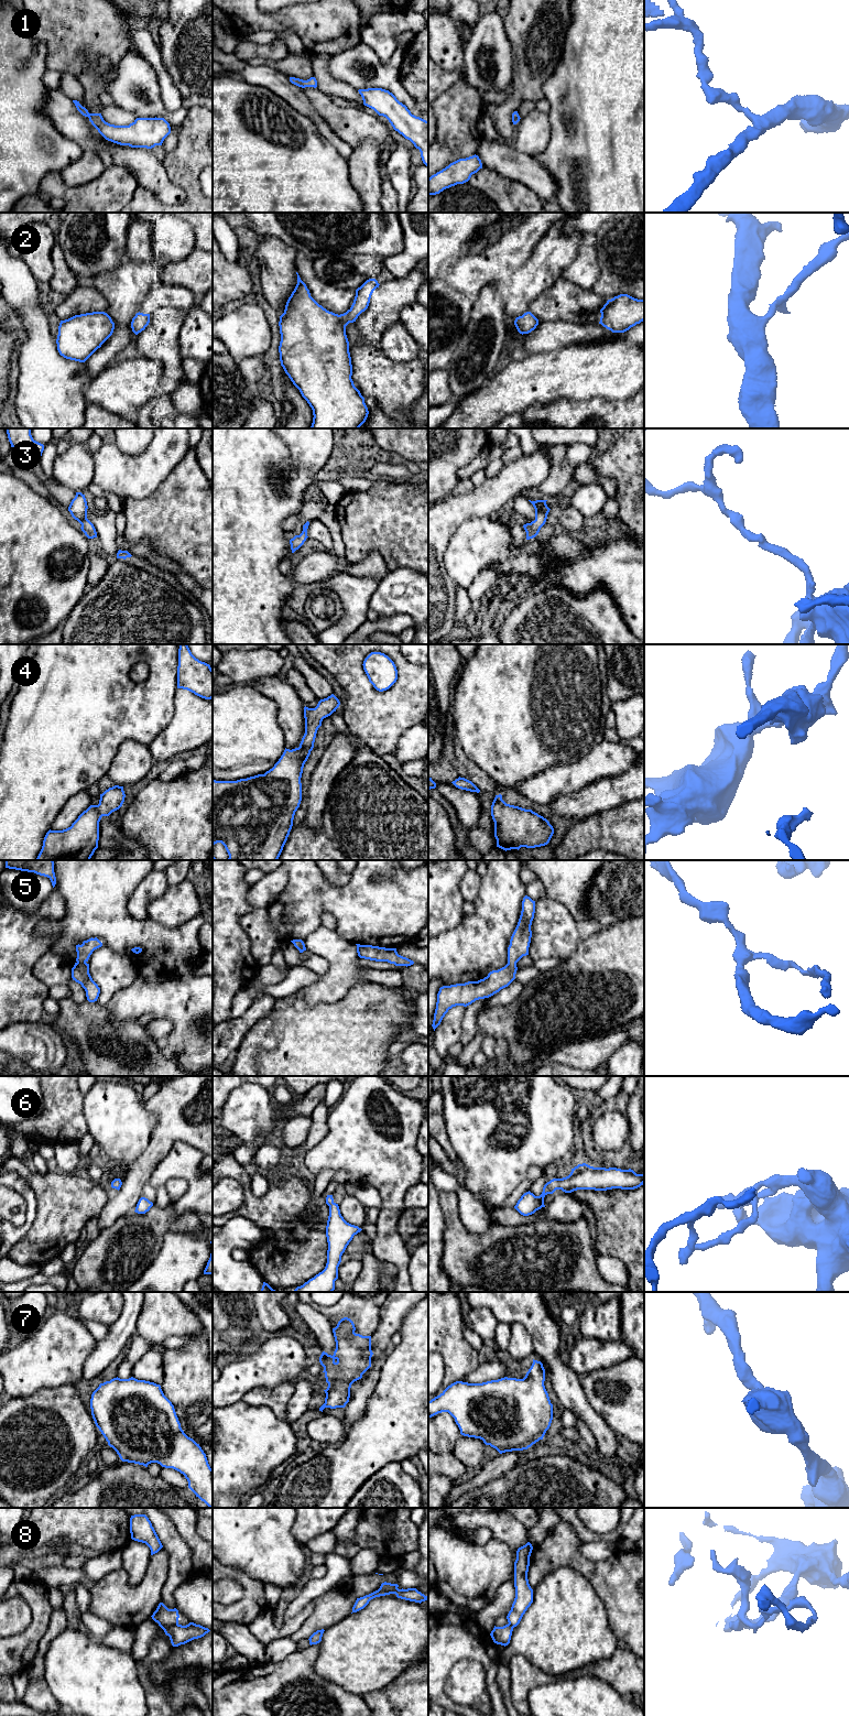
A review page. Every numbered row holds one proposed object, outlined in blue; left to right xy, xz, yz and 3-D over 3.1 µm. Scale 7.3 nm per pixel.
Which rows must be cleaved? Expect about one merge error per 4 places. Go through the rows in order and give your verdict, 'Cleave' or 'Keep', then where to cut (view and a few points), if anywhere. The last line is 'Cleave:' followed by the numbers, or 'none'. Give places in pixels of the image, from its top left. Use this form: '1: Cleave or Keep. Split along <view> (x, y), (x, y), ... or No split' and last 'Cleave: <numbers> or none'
1: Keep. No split
2: Keep. No split
3: Keep. No split
4: Keep. No split
5: Keep. No split
6: Keep. No split
7: Keep. No split
8: Cleave. Split along xy (177, 1624), (162, 1628)
Cleave: 8

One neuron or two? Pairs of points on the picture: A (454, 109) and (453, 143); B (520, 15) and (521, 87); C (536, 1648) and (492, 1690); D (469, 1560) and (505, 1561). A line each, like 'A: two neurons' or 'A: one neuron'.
A: one neuron
B: one neuron
C: two neurons
D: one neuron

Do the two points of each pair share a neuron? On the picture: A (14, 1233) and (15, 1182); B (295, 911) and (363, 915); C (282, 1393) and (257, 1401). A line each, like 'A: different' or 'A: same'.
A: same
B: same
C: same

